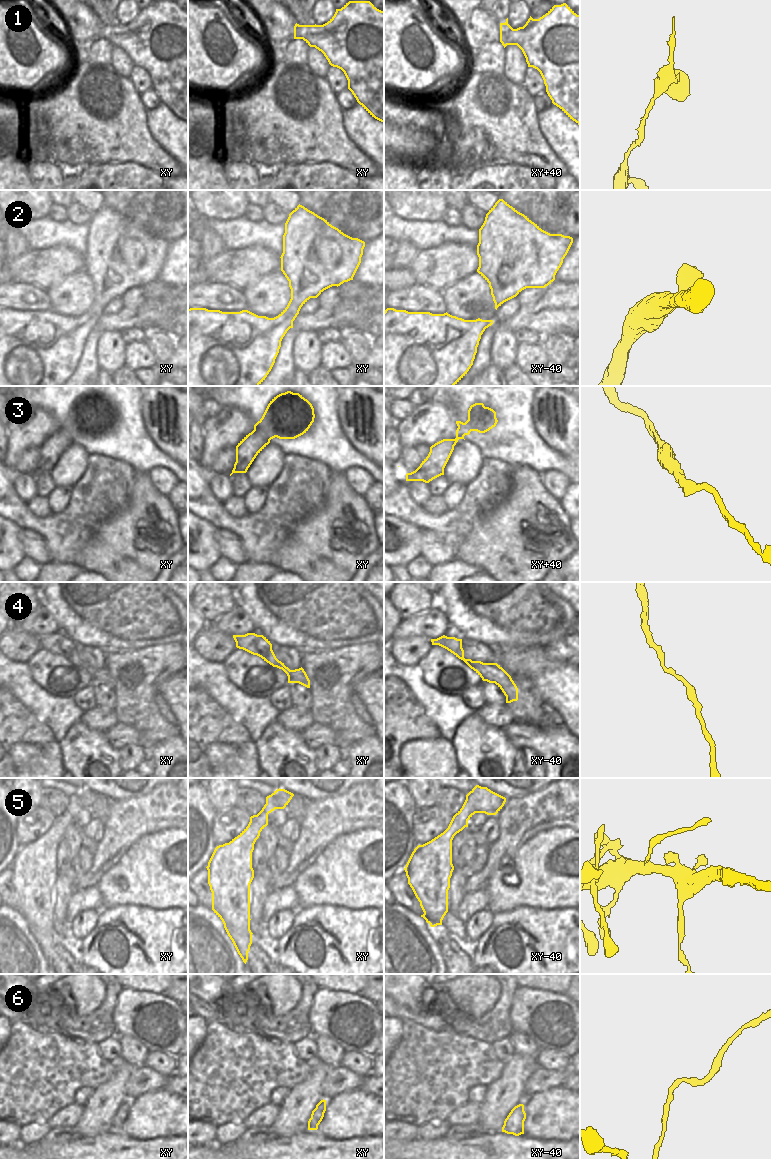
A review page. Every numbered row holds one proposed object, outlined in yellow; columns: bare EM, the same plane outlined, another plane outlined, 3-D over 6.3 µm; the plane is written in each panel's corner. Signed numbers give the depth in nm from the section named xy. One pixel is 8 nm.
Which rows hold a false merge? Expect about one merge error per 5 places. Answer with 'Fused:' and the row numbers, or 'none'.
Fused: none

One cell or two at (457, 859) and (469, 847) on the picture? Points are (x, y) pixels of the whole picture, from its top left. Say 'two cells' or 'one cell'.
two cells

